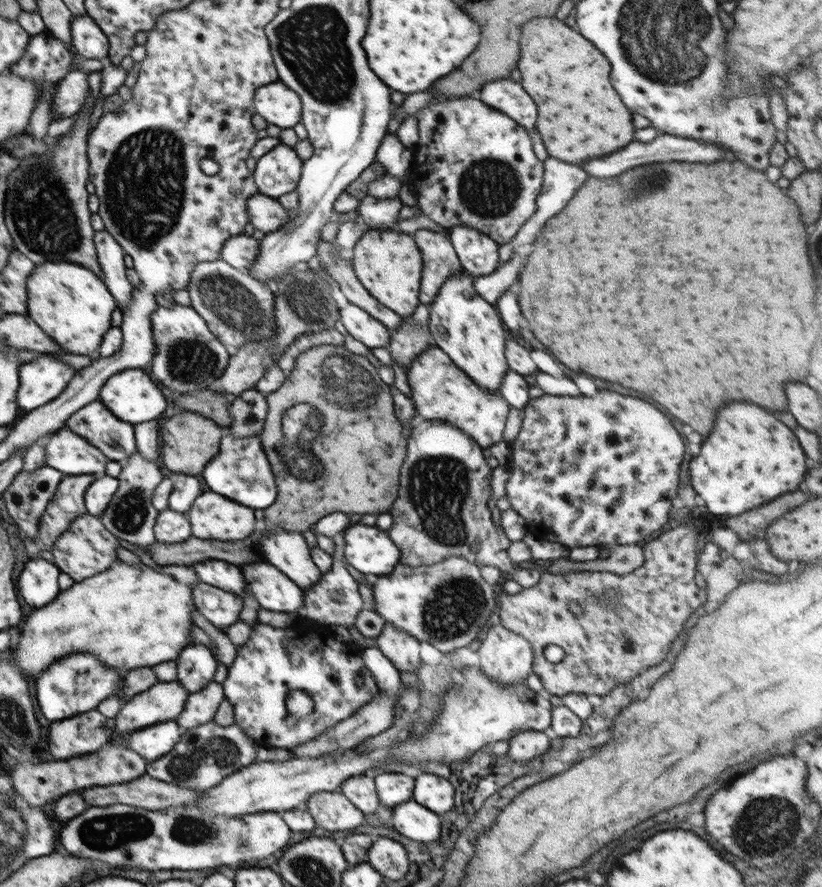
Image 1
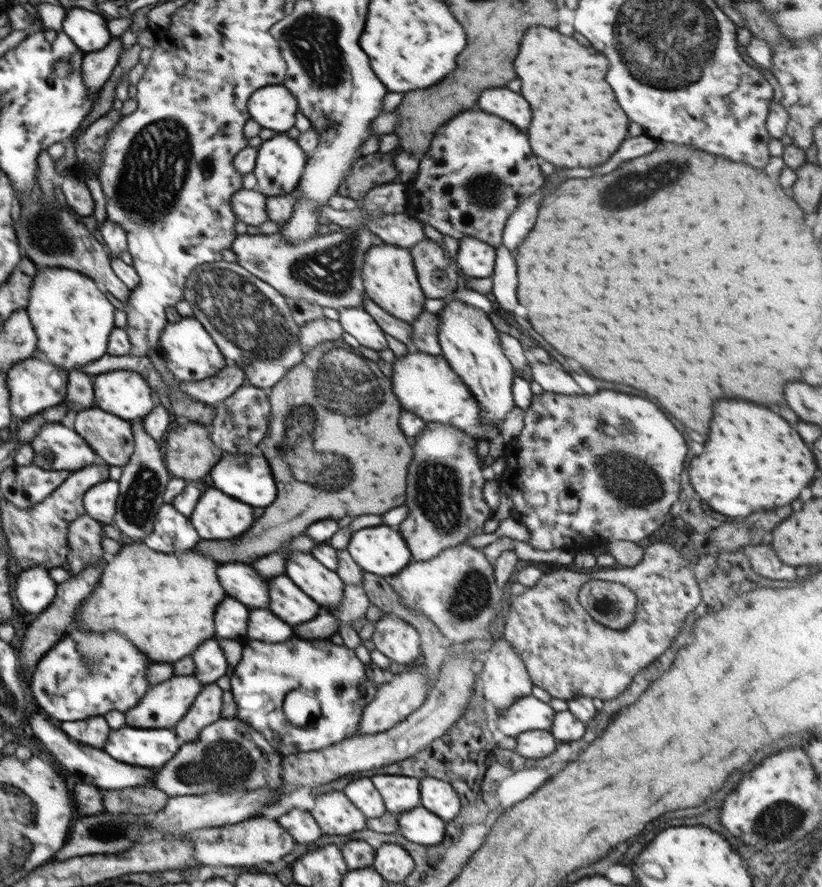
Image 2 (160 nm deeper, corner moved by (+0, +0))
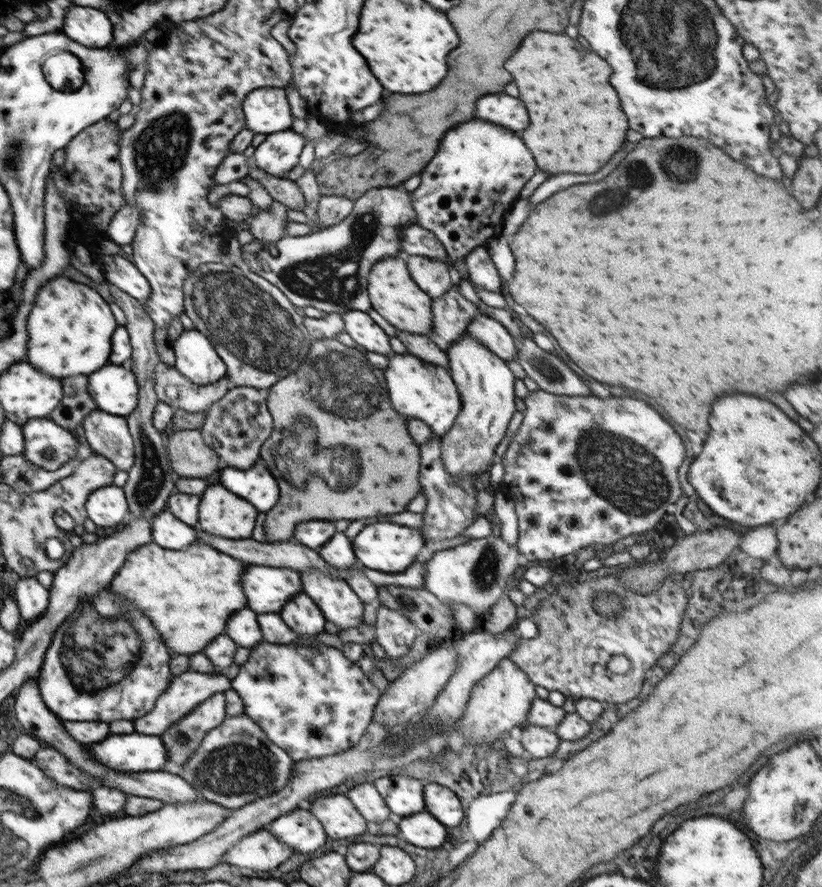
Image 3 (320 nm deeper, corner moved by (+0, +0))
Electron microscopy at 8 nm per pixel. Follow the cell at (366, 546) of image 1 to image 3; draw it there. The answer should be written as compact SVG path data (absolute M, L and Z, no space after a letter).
M376 522L362 528L362 532L354 538L354 552L360 565L385 573L404 572L416 560L418 552L425 545L425 540L417 528L408 528L392 522Z

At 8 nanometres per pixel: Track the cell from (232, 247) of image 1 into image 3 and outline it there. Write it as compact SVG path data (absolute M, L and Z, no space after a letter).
M401 187L378 188L368 190L359 196L353 204L352 212L335 226L316 231L307 236L289 236L276 241L274 245L264 245L260 241L252 241L240 246L243 267L264 278L282 291L294 306L314 306L324 313L346 314L351 310L371 312L371 300L367 293L369 270L385 258L401 256L400 231L416 225L416 211L411 203L411 193Z

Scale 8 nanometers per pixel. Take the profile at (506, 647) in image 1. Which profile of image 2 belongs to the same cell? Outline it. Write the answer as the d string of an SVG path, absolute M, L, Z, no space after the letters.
M503 637L494 641L492 648L485 653L478 676L479 695L487 699L496 710L506 710L520 698L532 695L533 682L524 661Z

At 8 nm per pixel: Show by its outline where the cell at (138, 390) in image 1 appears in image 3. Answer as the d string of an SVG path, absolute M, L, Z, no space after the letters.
M109 362L88 376L88 392L99 410L125 417L137 407L139 386L131 369Z

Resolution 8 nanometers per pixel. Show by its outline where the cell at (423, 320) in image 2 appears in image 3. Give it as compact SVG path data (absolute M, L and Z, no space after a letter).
M453 285L443 295L433 299L433 325L426 336L433 340L442 352L447 352L450 345L454 345L465 332L477 309L474 303L460 294L458 286Z

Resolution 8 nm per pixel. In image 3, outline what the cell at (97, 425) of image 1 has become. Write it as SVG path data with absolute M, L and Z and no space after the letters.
M97 409L85 416L81 434L87 450L105 456L117 470L133 467L135 446L125 417Z

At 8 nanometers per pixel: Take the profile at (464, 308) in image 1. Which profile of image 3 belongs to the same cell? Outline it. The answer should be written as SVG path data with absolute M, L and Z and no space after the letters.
M467 332L450 345L446 352L449 358L449 373L456 383L461 409L446 434L441 437L441 459L445 469L453 478L477 477L490 470L494 461L496 446L506 434L512 415L516 412L515 380L505 360L488 351L482 342L474 340Z

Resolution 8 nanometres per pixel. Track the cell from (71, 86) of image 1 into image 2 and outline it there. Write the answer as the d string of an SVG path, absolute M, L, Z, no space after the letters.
M121 36L111 41L101 50L85 53L83 58L83 77L87 89L95 95L110 78L113 68L118 64L122 51Z

